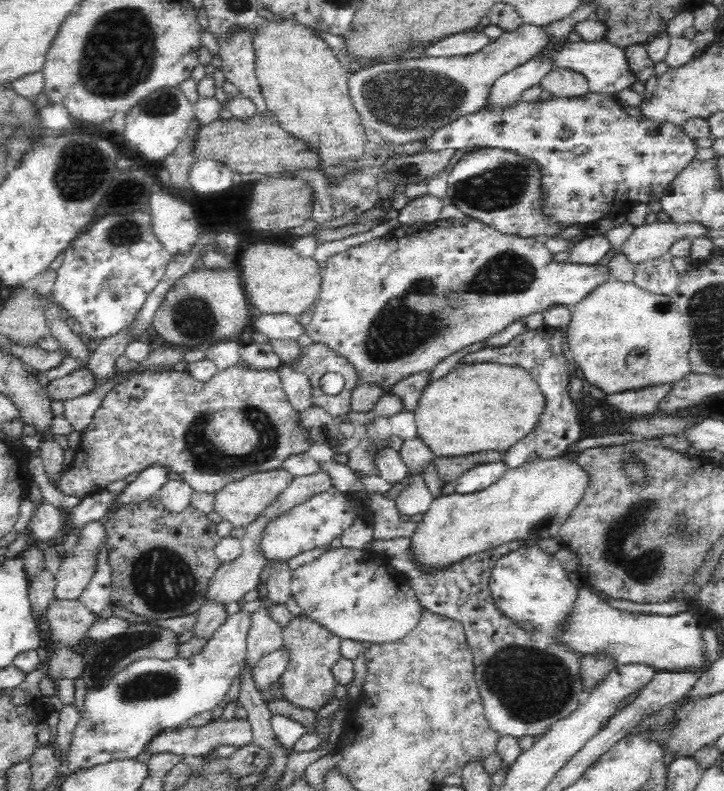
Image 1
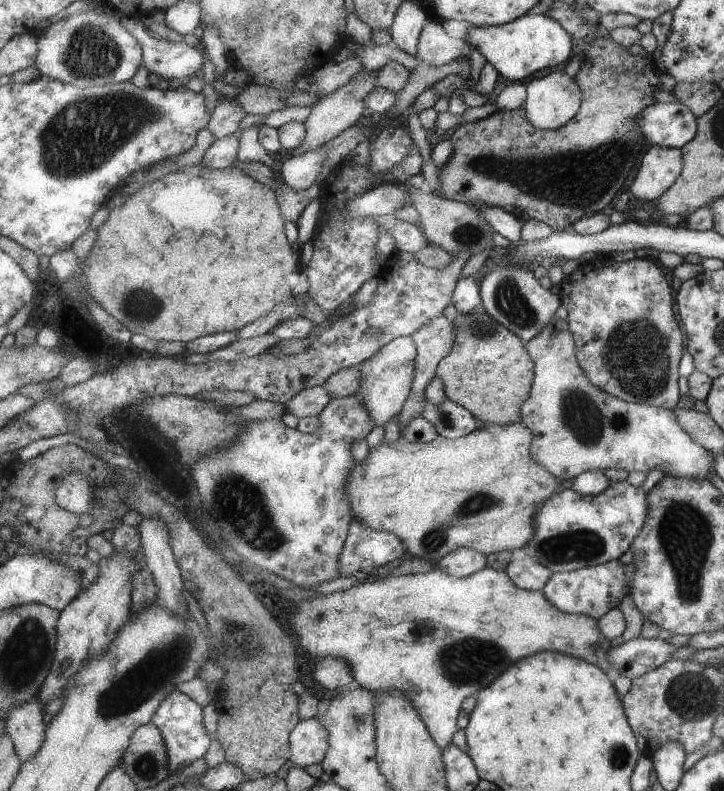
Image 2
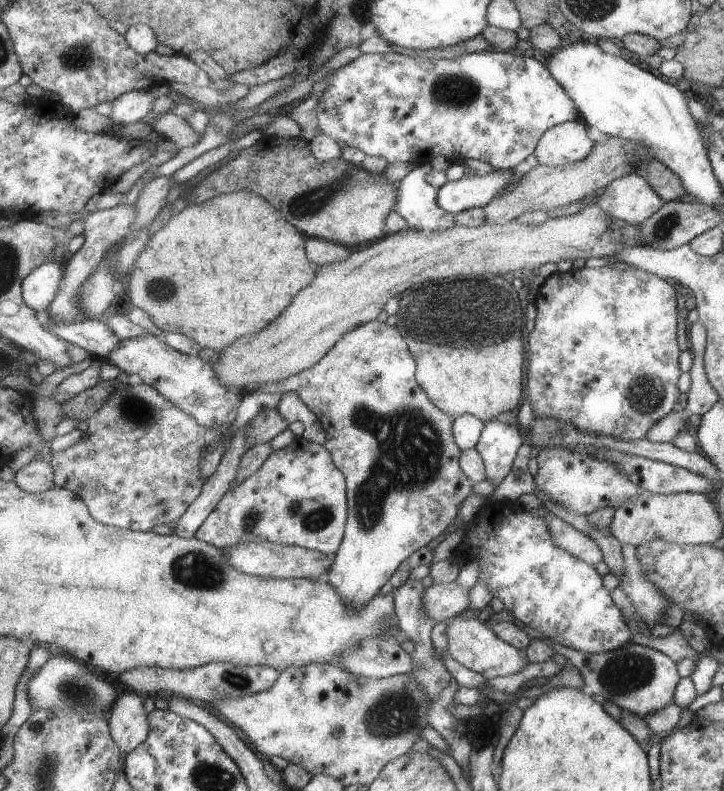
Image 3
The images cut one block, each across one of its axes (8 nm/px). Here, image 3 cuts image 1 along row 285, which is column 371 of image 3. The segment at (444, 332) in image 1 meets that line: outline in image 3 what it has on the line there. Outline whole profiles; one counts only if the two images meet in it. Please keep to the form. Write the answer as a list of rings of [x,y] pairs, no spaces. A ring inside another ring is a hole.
[[[375,320],[375,322],[369,322],[369,324],[349,332],[347,338],[343,338],[321,362],[317,362],[317,366],[313,366],[313,368],[309,368],[301,374],[295,374],[293,378],[287,378],[287,380],[281,380],[281,382],[267,382],[265,386],[255,386],[253,388],[257,392],[265,392],[265,394],[281,392],[285,396],[287,394],[299,396],[299,400],[303,400],[303,404],[317,416],[319,424],[323,426],[325,436],[327,436],[325,448],[329,448],[337,468],[341,468],[341,472],[345,472],[345,478],[349,480],[349,526],[347,526],[347,536],[345,536],[345,542],[341,544],[339,554],[335,556],[335,562],[329,570],[329,576],[325,578],[325,582],[329,586],[333,586],[337,590],[337,594],[341,596],[341,602],[345,604],[345,610],[349,610],[349,616],[361,616],[365,610],[369,610],[369,606],[373,606],[373,600],[377,600],[381,588],[397,572],[399,564],[405,558],[409,558],[413,552],[417,552],[421,548],[427,548],[429,542],[439,538],[449,528],[449,524],[457,518],[457,512],[459,512],[461,504],[467,500],[467,496],[473,492],[473,486],[475,486],[473,480],[461,468],[463,450],[457,446],[457,440],[455,440],[455,422],[457,420],[455,420],[455,416],[437,408],[437,404],[433,404],[433,400],[429,400],[429,396],[425,394],[425,390],[417,382],[417,370],[419,370],[417,358],[413,356],[413,352],[409,348],[407,336],[401,336],[401,332],[397,328],[391,328],[389,324],[383,324],[383,322]]]

